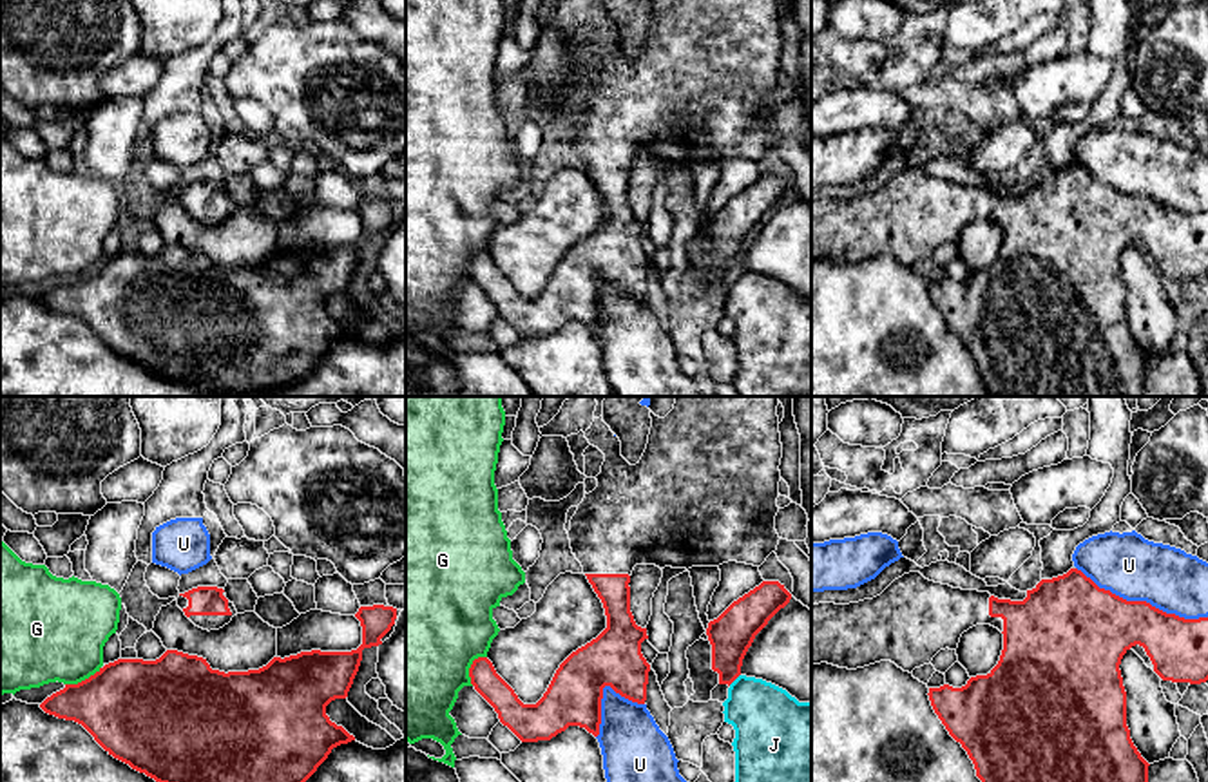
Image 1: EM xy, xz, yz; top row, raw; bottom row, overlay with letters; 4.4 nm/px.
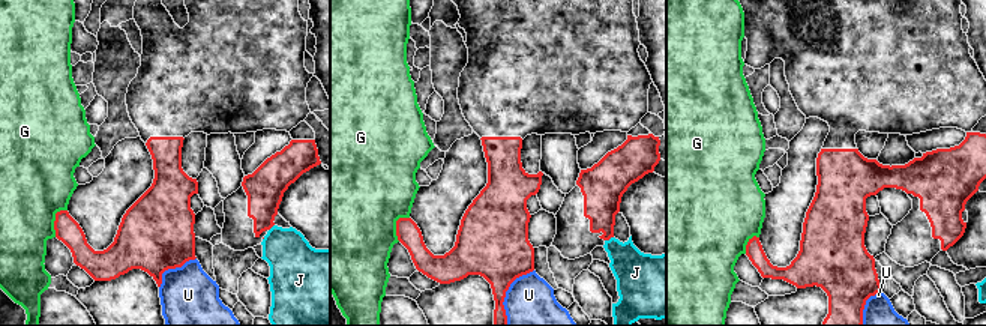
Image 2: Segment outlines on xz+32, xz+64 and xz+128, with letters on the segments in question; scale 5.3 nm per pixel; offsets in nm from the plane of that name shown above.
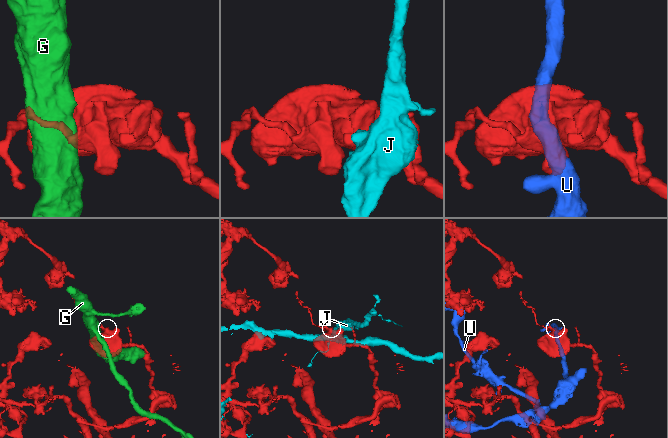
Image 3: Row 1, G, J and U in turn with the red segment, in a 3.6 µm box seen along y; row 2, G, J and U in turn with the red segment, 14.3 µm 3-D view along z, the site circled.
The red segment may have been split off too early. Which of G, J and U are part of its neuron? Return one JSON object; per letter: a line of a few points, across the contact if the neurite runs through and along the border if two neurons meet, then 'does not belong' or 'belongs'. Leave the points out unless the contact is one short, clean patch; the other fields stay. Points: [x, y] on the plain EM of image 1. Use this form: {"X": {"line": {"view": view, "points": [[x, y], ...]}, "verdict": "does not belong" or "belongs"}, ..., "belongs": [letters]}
{"G": {"verdict": "does not belong"}, "J": {"verdict": "does not belong"}, "U": {"verdict": "does not belong"}, "belongs": []}

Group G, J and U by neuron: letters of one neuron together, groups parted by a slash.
G / J / U

